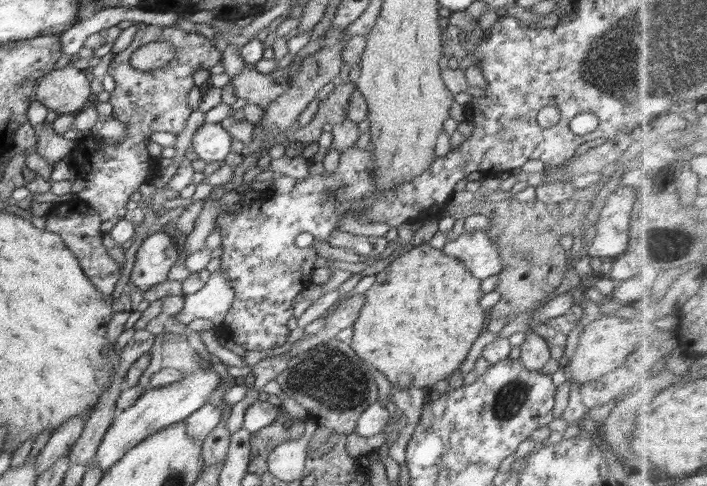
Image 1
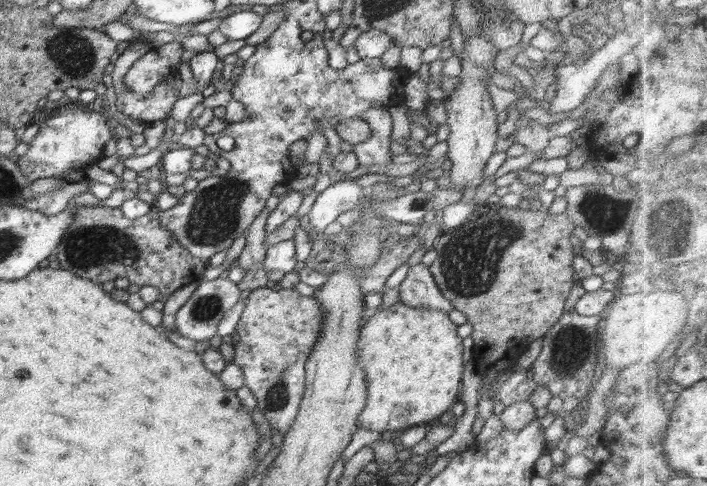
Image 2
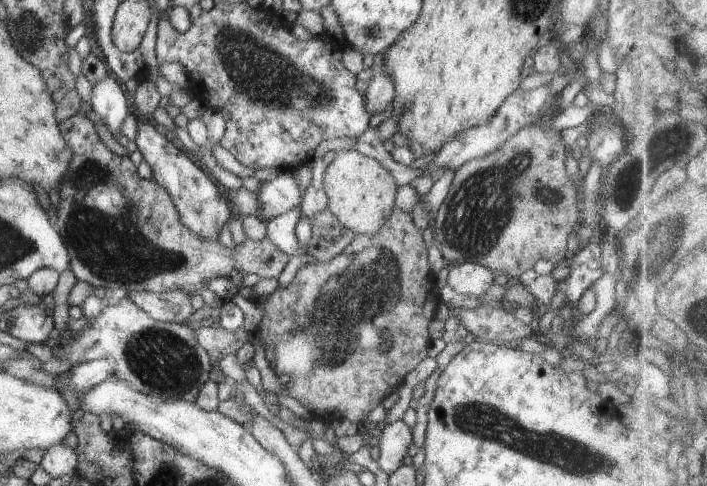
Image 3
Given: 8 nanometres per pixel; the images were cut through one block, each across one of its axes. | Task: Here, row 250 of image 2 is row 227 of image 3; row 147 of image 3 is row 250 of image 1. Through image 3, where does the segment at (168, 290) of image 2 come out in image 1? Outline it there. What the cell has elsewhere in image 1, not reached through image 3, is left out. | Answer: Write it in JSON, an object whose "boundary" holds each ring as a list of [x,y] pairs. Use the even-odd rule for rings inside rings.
{"boundary":[[[73,199],[68,203],[58,203],[47,214],[45,230],[62,237],[65,246],[75,254],[80,267],[92,285],[100,290],[100,294],[106,299],[111,299],[114,287],[121,278],[121,268],[108,255],[108,248],[103,244],[104,233],[100,225],[102,223],[98,212],[85,205],[82,200]]]}

